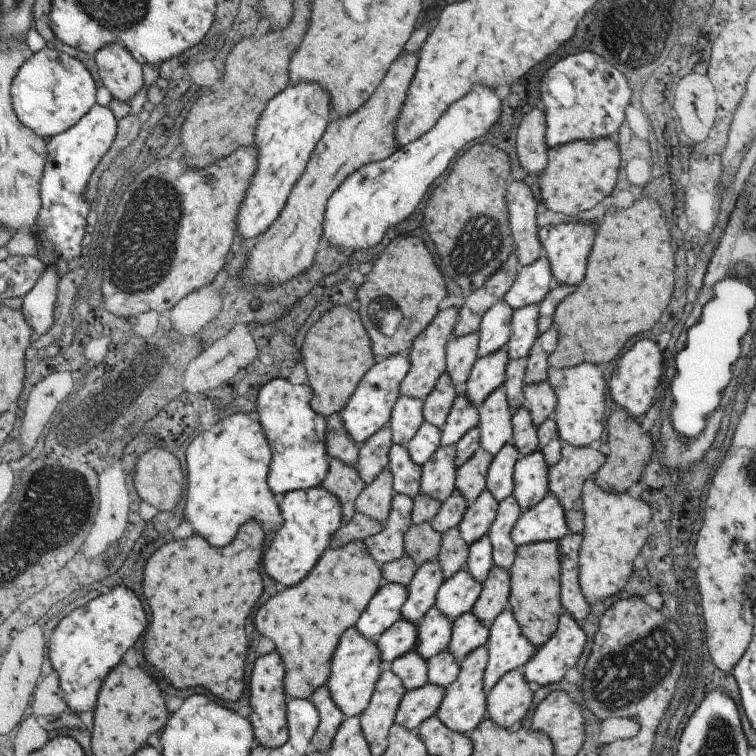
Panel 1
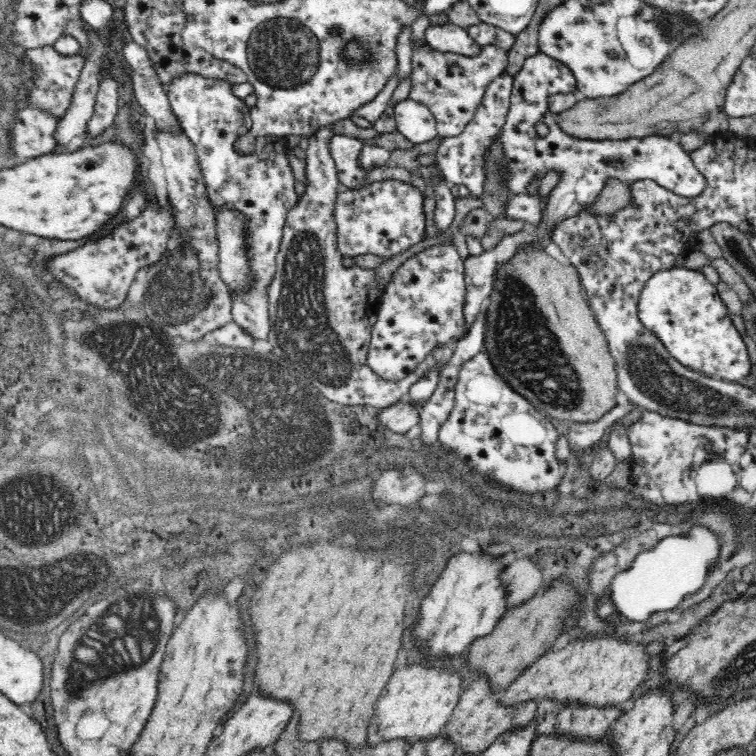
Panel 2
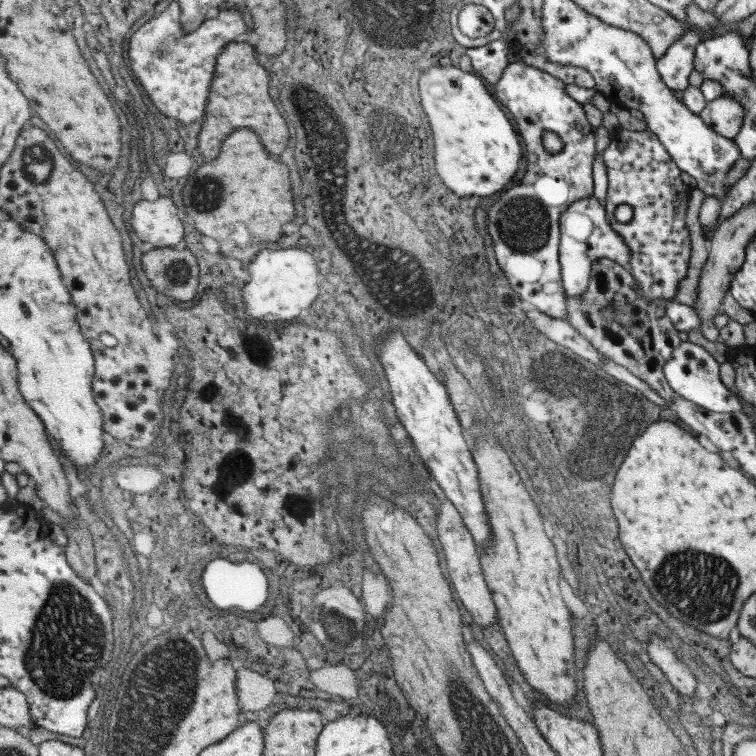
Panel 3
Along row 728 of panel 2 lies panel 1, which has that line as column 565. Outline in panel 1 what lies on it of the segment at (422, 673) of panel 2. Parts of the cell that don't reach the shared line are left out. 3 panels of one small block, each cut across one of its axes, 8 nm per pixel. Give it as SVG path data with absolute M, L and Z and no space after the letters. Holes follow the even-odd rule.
M579 364L579 366L573 366L573 368L565 368L565 370L559 370L559 368L549 368L547 372L547 382L555 394L555 414L553 414L553 420L555 420L555 432L557 432L557 438L563 442L563 446L577 446L577 448L587 448L591 442L597 442L601 438L601 432L603 432L603 412L605 412L605 382L603 382L603 374L601 370L597 368L597 364Z

